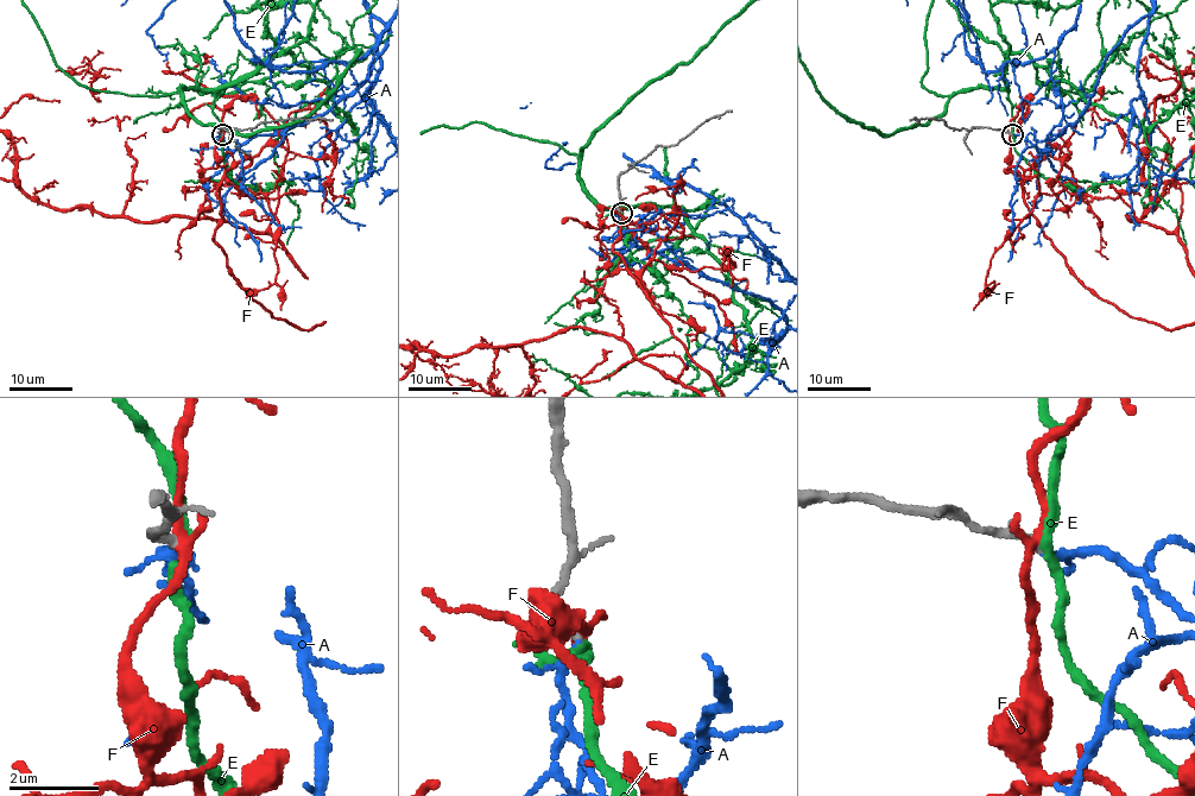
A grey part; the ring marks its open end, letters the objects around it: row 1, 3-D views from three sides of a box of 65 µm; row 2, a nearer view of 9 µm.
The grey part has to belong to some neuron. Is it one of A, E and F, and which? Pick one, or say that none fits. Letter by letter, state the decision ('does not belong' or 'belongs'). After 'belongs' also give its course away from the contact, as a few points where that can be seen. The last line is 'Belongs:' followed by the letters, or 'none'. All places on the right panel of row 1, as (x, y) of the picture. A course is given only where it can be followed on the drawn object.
A: belongs
E: does not belong
F: does not belong
Belongs: A

